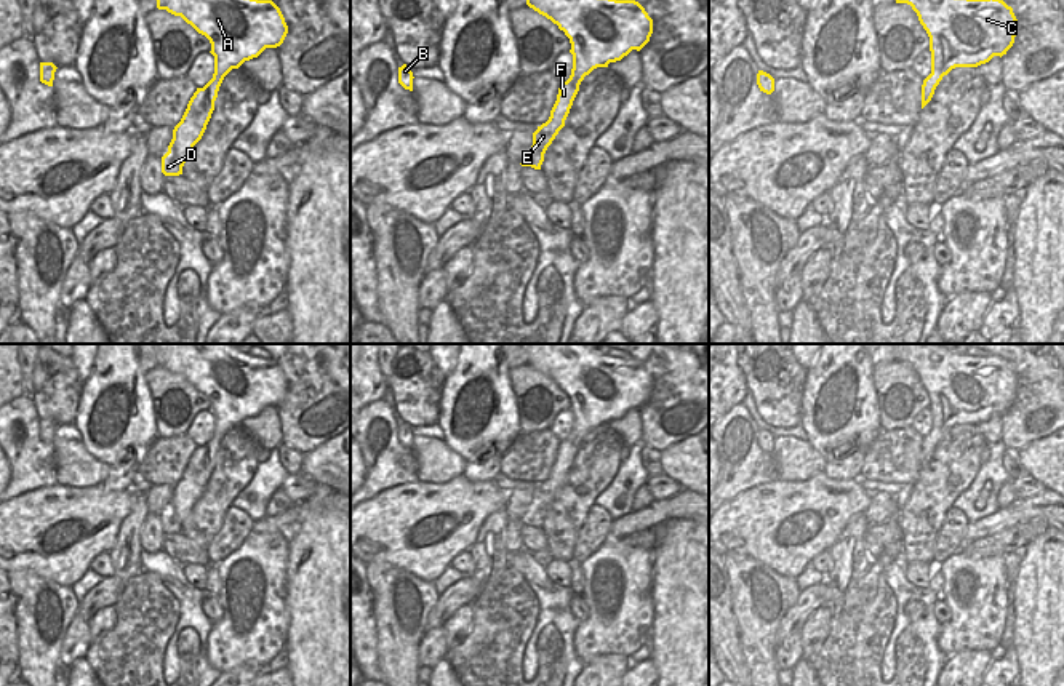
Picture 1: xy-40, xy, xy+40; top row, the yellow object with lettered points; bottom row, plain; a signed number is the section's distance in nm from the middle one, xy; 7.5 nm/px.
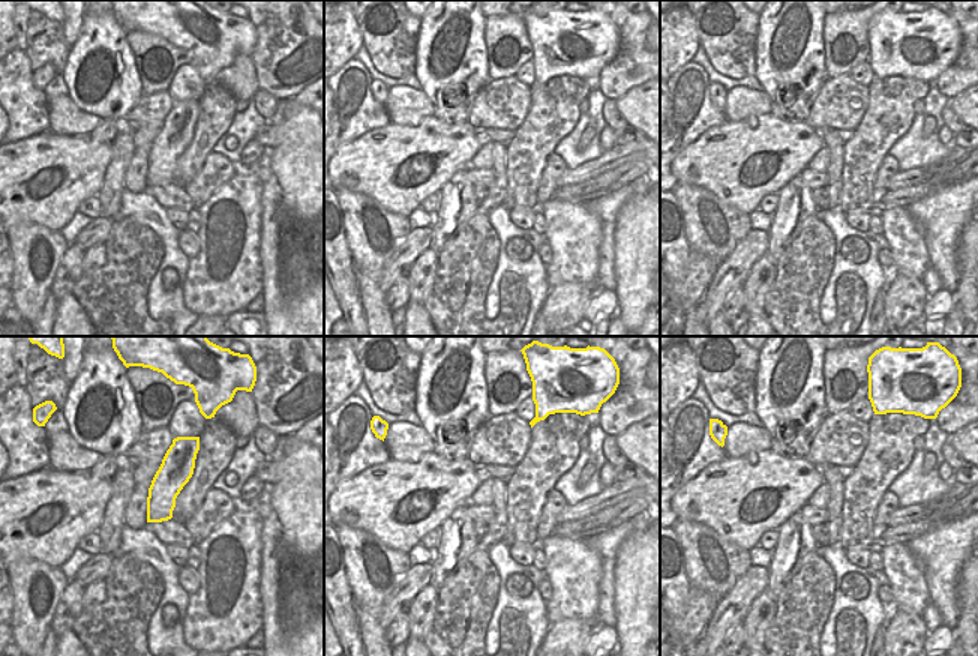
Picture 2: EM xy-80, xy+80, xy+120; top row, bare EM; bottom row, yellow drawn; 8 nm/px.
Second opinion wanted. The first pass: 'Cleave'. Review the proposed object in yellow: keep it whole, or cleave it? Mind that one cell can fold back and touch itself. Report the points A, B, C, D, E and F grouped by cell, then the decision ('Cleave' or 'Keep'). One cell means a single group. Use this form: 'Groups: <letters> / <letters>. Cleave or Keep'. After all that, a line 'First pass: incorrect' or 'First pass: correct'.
Groups: A B C D E F. Keep
First pass: incorrect

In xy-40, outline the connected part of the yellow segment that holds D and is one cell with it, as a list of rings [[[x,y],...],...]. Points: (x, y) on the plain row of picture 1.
[[[149,344],[157,366],[181,374],[211,401],[213,437],[197,446],[162,515],[165,534],[182,532],[194,504],[202,497],[214,469],[224,435],[266,406],[283,401],[288,384],[272,358],[245,355],[229,344]]]

